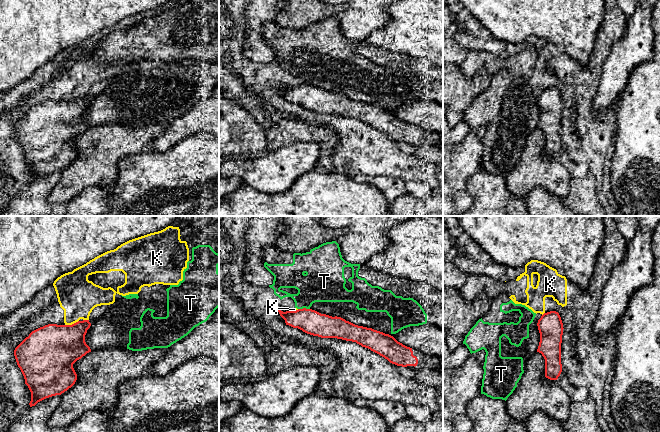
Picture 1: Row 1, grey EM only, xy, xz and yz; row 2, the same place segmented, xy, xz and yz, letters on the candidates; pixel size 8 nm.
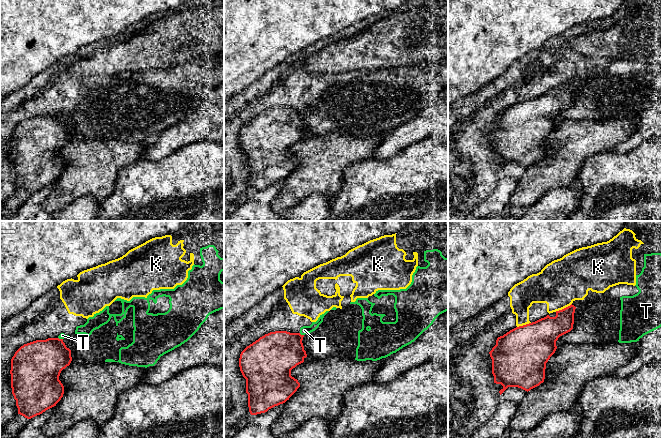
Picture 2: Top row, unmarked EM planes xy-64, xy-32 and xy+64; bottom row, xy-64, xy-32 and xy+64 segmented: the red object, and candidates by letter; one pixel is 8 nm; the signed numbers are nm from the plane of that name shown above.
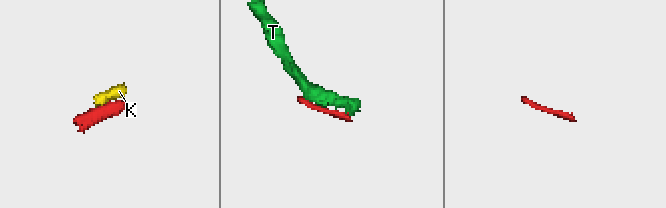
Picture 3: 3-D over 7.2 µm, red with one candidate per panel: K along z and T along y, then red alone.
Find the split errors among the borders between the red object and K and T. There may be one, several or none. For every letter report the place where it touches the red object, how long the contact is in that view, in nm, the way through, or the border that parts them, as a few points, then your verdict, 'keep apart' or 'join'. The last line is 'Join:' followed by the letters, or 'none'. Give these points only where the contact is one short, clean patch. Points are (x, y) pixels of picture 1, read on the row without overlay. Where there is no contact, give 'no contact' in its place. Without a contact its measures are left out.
K: meets red in xy at (72, 100); contact 120 nm long; border along xy (78, 96), (65, 101); keep apart
T: meets red in xz at (303, 84); contact 100 nm long; keep apart
Join: none

